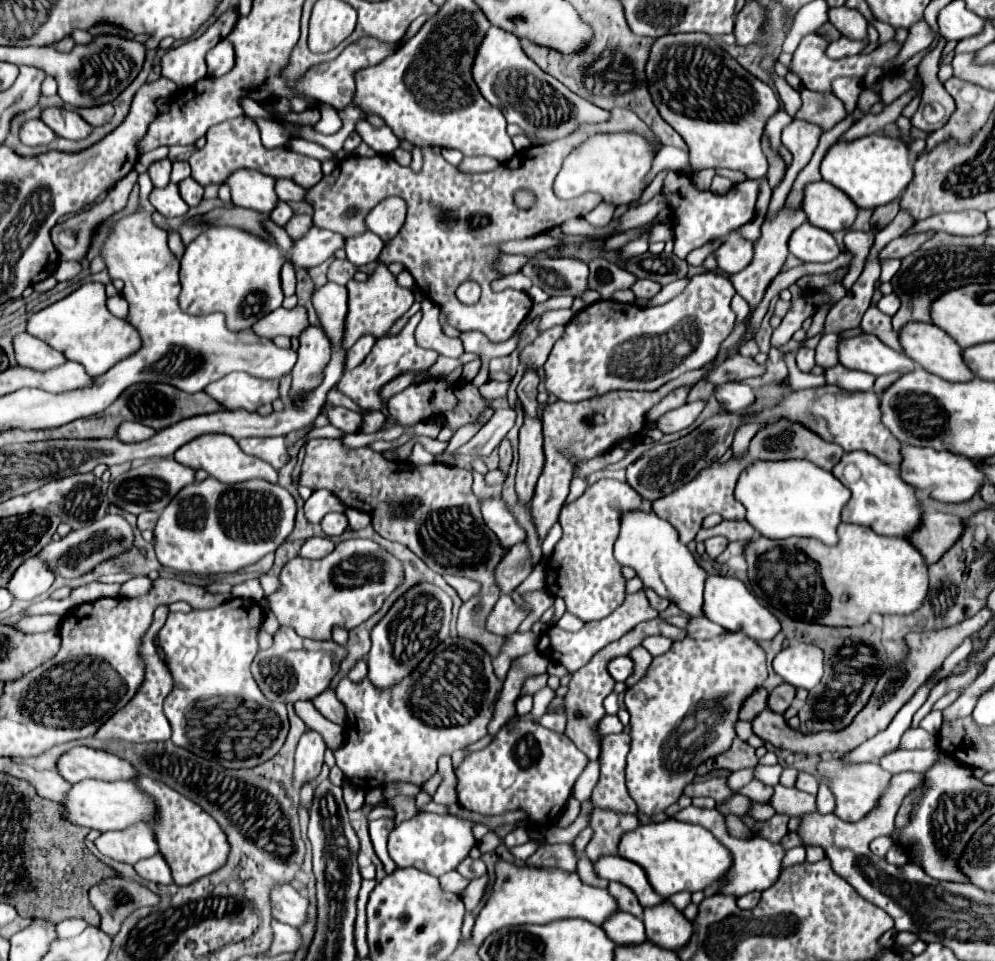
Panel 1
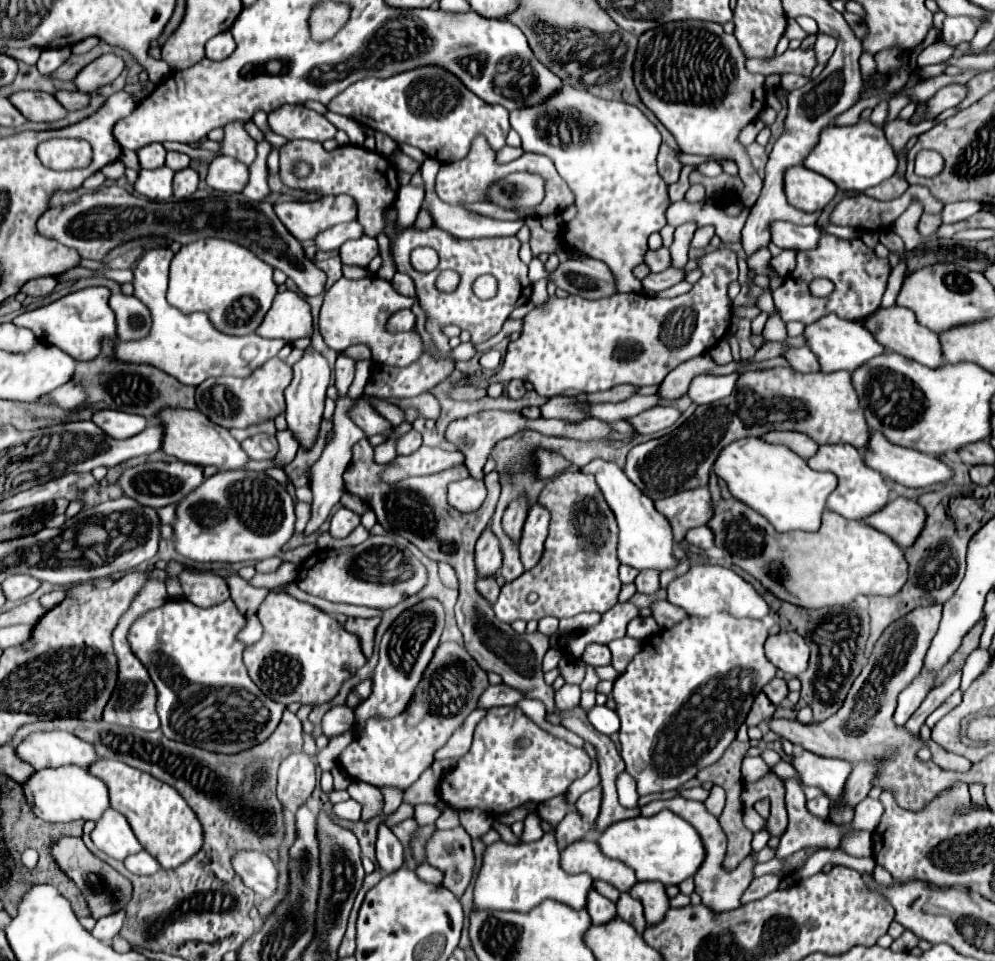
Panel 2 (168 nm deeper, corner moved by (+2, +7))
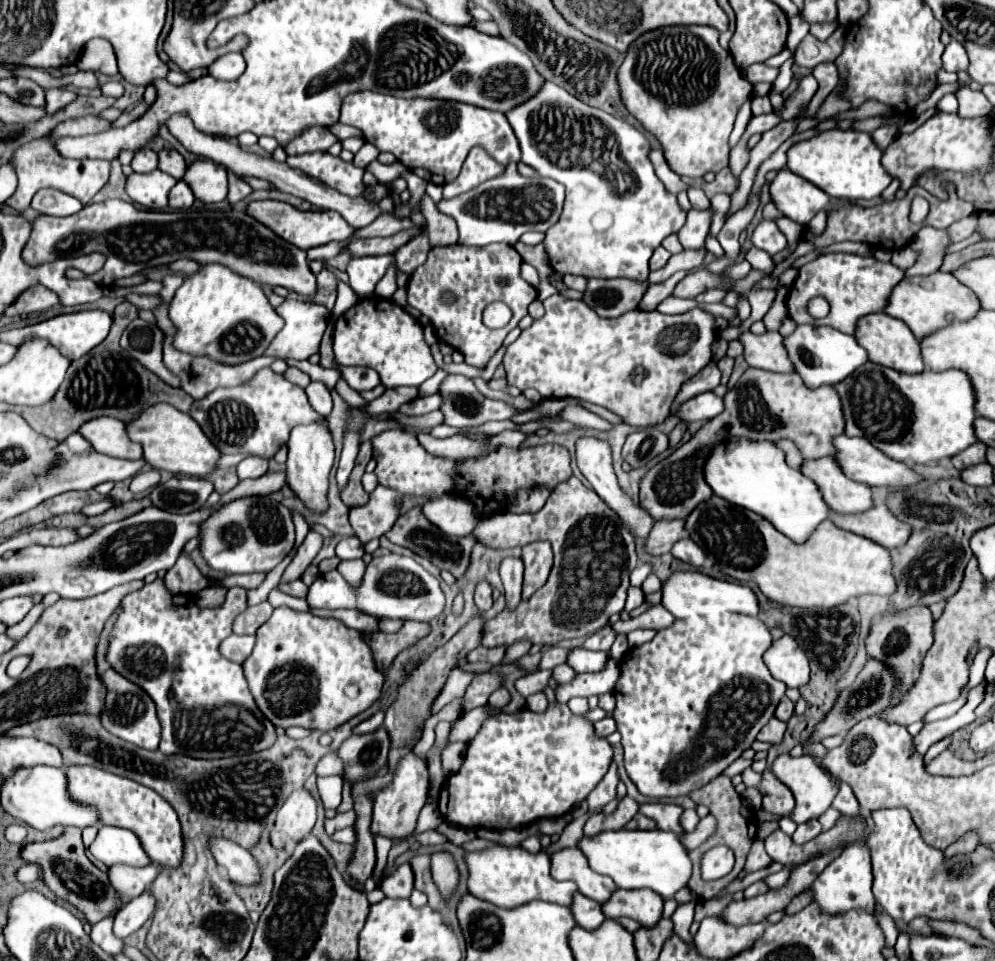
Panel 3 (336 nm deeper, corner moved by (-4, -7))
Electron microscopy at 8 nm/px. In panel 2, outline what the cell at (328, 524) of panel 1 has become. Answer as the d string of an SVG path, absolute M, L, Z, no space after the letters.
M340 507L330 519L330 533L334 537L346 537L356 525L360 525L360 515L346 507Z

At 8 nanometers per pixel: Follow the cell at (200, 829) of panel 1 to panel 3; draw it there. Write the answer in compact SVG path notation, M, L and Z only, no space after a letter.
M70 765L66 767L66 773L68 773L68 795L72 795L76 803L94 805L100 813L102 825L116 825L134 831L140 837L142 847L152 861L162 863L166 867L180 865L182 859L180 821L172 805L166 803L156 791L126 777L118 777L114 773L106 773L90 765Z

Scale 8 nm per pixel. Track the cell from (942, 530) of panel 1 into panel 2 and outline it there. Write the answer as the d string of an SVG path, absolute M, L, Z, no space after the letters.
M896 497L882 511L870 515L866 523L886 533L900 547L908 549L910 545L914 545L926 525L926 509L922 509L918 501Z

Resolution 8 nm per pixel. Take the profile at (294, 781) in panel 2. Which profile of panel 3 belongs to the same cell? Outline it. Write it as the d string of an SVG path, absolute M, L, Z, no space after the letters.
M306 789L294 791L278 811L276 825L270 831L274 849L286 849L286 843L300 843L316 823L316 801Z

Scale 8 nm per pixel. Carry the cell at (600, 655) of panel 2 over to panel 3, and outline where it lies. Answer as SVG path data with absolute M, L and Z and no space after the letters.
M572 649L568 655L568 665L576 673L586 673L586 671L600 671L604 669L604 663L608 659L606 651L588 651L588 649Z

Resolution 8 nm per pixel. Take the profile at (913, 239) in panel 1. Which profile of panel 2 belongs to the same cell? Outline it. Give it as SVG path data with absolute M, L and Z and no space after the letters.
M924 213L924 215L920 217L920 221L918 221L918 231L920 231L920 235L922 235L922 237L928 237L928 235L936 233L936 229L940 227L940 223L942 223L940 215Z

